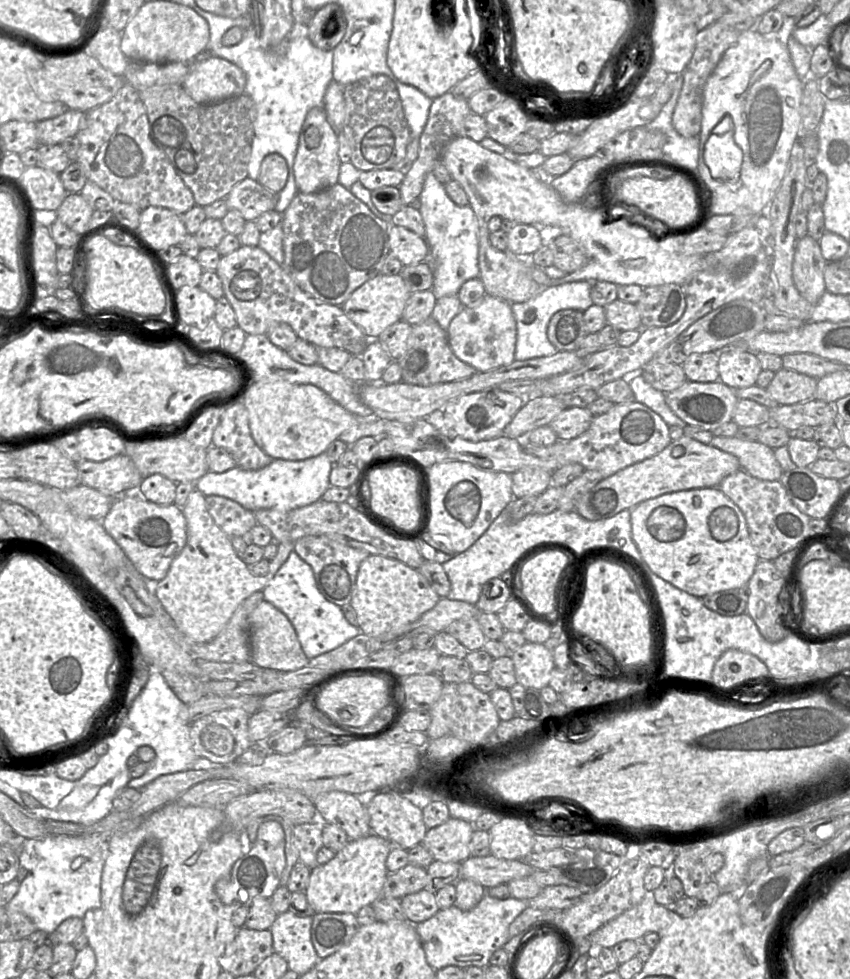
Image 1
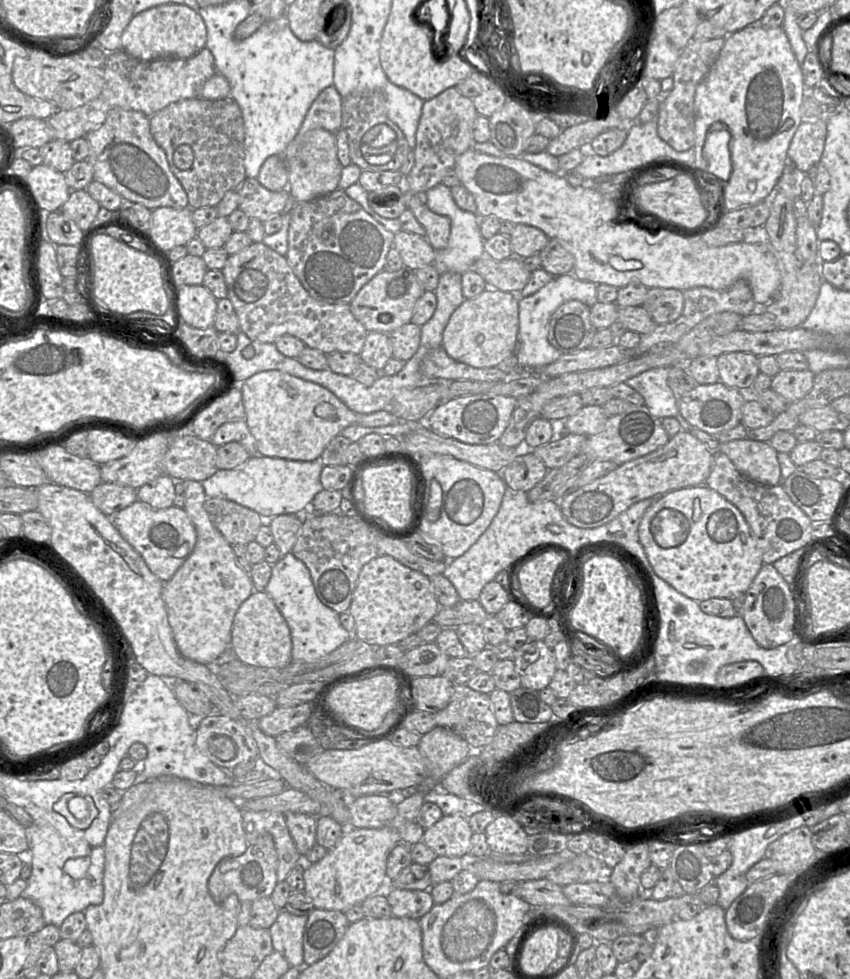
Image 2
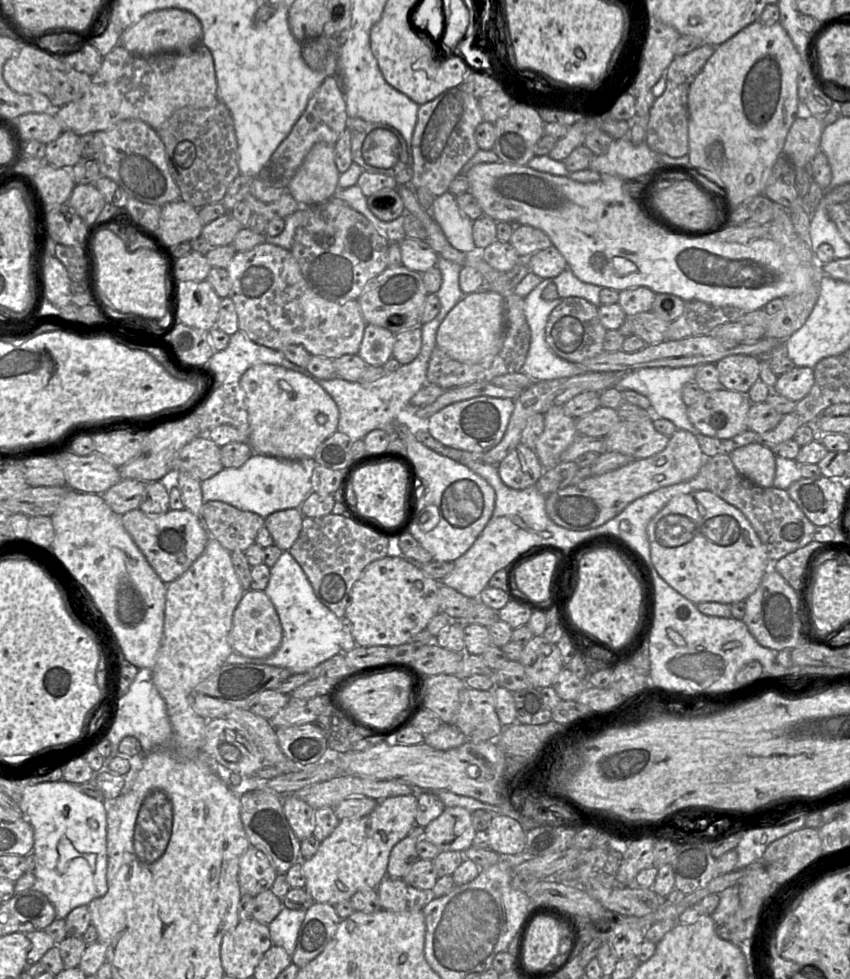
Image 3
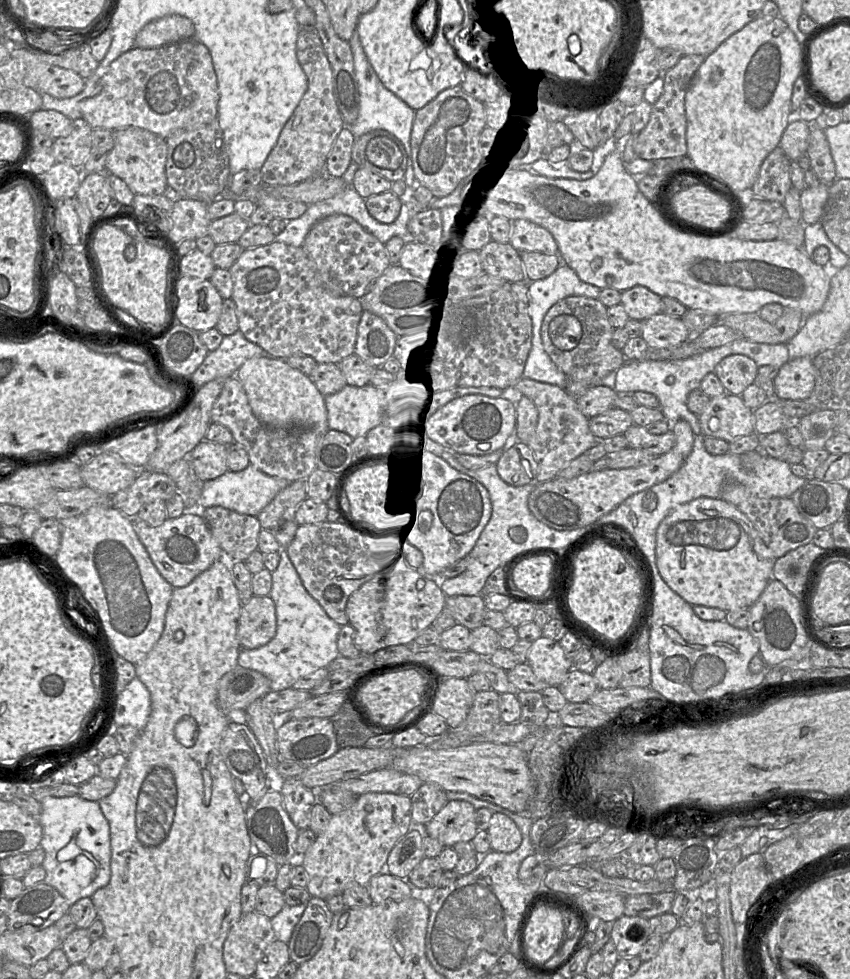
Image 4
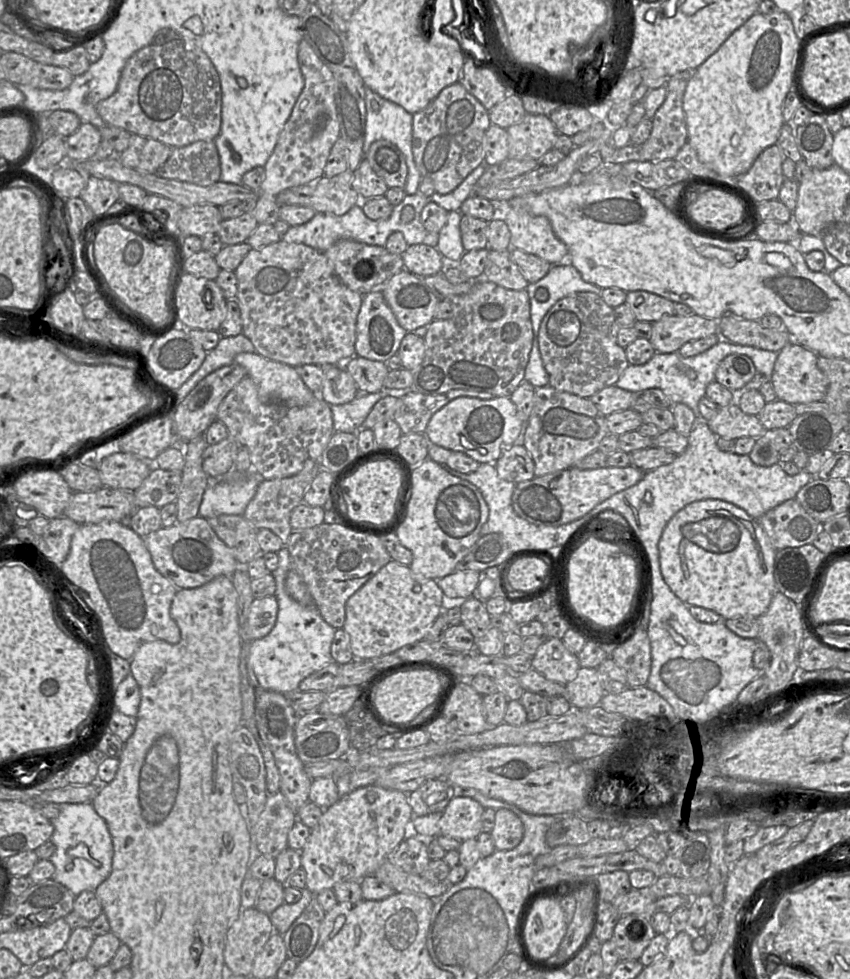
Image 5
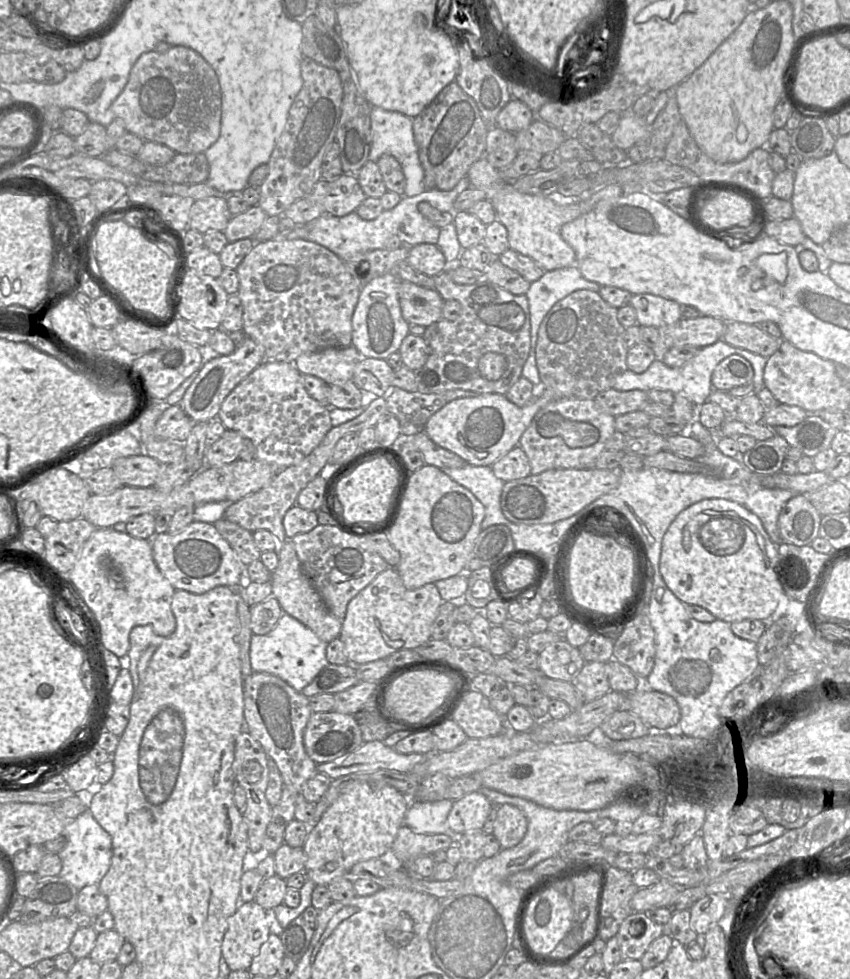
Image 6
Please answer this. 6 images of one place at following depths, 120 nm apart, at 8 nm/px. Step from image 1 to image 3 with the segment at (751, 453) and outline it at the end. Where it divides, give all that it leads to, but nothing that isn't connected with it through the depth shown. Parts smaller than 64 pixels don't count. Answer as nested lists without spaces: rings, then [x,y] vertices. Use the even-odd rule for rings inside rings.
[[[753,442],[735,449],[729,455],[740,475],[758,486],[773,486],[776,469],[774,450]]]

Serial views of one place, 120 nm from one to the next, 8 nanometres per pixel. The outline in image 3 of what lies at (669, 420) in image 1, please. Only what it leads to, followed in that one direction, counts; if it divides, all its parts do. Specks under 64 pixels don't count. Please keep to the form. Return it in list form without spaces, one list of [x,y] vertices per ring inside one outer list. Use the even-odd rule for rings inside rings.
[[[687,366],[680,368],[656,367],[631,370],[622,374],[621,379],[615,387],[620,390],[636,391],[644,395],[651,403],[651,413],[654,417],[670,420],[677,429],[687,430],[696,436],[700,432],[688,418],[688,406],[685,405],[682,399],[682,389],[686,383],[695,380],[697,368],[696,366]]]

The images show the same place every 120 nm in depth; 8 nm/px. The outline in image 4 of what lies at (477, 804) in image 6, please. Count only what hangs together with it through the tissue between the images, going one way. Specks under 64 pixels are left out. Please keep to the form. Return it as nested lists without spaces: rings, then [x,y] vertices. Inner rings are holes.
[[[451,800],[426,825],[427,835],[444,847],[471,842],[478,832],[476,808],[467,801]]]

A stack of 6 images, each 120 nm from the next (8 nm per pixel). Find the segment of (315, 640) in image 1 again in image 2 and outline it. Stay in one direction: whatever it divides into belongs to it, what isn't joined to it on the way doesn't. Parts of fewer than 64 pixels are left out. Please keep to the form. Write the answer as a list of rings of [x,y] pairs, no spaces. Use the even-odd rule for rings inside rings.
[[[291,552],[272,565],[272,574],[264,592],[272,598],[289,626],[292,661],[317,661],[350,639],[349,633],[341,624],[340,614],[320,601],[309,569]]]

